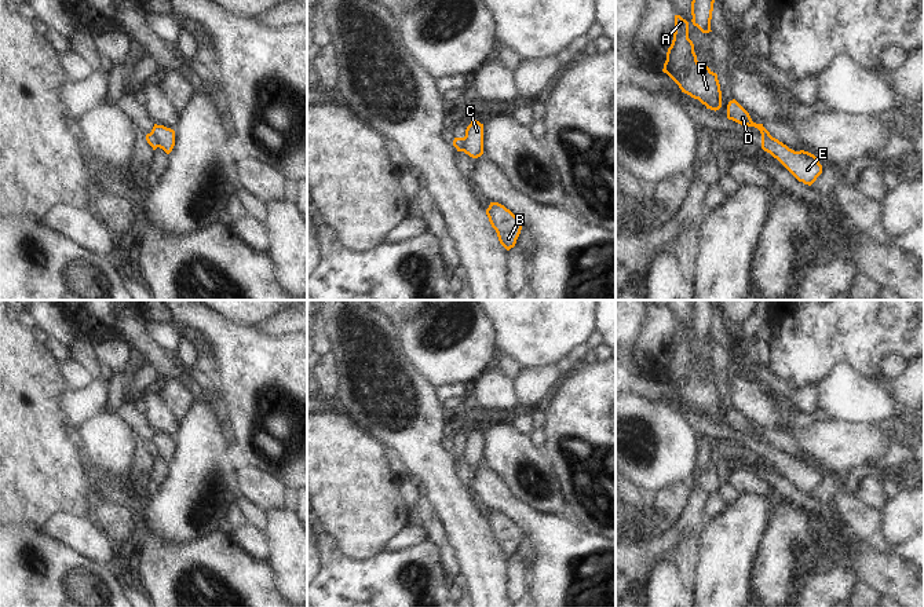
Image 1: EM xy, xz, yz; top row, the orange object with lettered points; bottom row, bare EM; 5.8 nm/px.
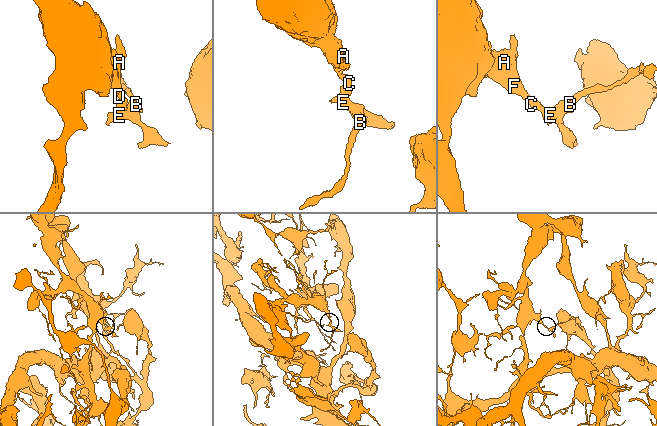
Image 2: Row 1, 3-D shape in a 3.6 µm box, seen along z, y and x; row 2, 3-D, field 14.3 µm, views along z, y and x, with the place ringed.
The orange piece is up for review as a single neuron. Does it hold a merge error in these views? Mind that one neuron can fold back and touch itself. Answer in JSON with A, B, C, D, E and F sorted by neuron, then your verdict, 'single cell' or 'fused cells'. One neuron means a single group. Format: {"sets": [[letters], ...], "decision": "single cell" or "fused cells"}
{"sets": [["A", "C", "D", "F"], ["B", "E"]], "decision": "fused cells"}

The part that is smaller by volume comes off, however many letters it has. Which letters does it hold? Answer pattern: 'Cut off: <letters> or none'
Cut off: B, E

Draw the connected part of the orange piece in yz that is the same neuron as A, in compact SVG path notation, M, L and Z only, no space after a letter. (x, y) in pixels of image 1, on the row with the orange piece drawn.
M675 15L675 33L664 63L666 73L682 92L698 99L706 109L722 107L722 91L717 74L708 66L701 66L694 52L694 44L689 39L689 22Z

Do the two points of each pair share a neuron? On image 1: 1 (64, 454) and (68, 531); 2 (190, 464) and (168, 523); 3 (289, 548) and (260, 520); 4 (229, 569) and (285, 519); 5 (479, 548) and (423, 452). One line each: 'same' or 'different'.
1: different
2: same
3: different
4: different
5: same

